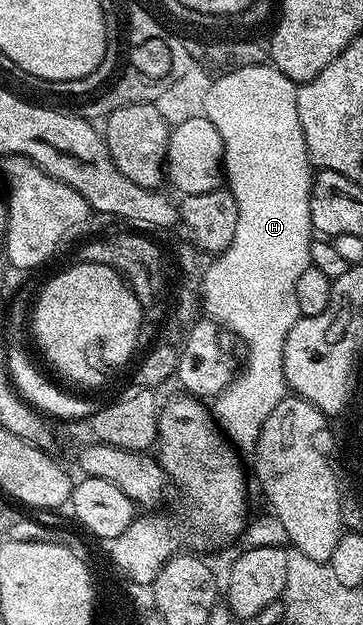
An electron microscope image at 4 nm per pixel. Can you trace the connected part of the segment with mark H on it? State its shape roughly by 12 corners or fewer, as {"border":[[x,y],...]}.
{"border":[[216,76],[209,123],[237,203],[201,309],[247,366],[214,398],[255,448],[289,393],[311,265],[313,162],[296,82]]}

